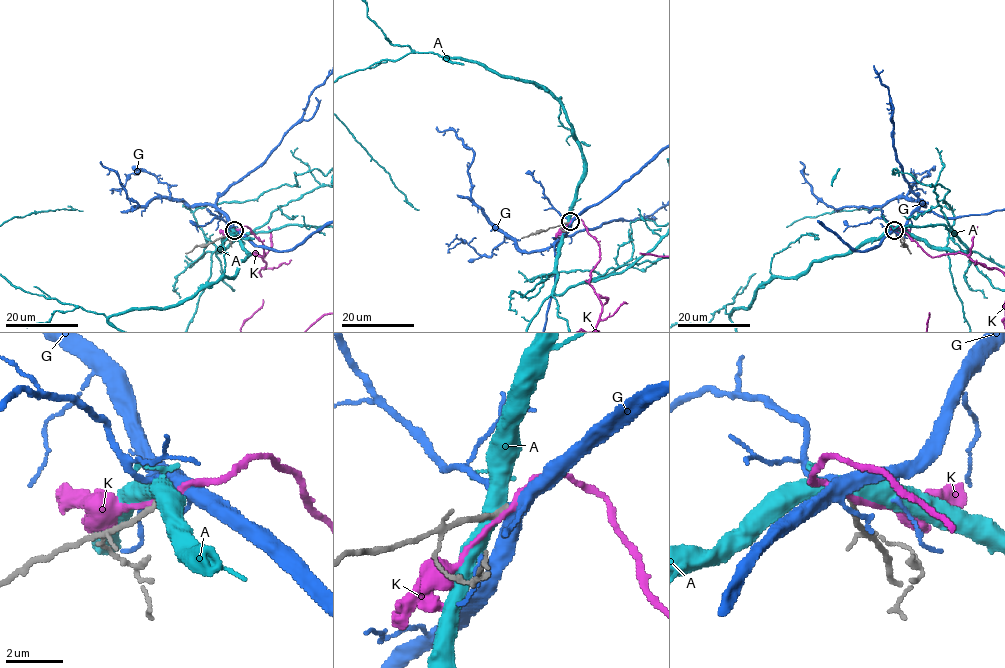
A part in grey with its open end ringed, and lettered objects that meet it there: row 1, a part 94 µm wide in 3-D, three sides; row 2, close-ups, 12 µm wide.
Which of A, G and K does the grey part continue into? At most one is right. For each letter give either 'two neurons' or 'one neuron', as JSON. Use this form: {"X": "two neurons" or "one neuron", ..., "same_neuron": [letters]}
{"A": "two neurons", "G": "two neurons", "K": "two neurons", "same_neuron": []}

